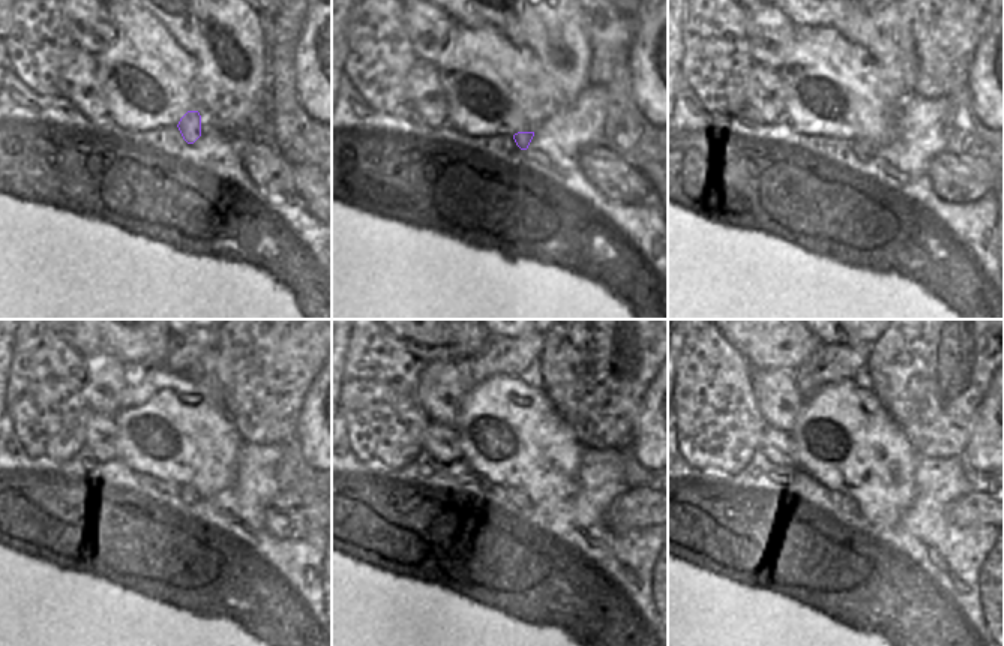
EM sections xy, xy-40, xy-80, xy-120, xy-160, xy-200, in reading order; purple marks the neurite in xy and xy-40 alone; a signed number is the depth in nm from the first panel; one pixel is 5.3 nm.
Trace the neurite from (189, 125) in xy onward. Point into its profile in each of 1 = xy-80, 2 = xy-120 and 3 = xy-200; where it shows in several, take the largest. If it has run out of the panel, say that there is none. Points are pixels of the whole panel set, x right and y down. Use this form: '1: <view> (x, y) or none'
1: xy-80 (863, 150)
2: xy-120 (186, 492)
3: xy-200 (850, 514)

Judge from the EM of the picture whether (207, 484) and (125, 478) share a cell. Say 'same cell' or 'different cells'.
different cells

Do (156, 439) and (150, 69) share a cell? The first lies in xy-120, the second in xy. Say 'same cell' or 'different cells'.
same cell

